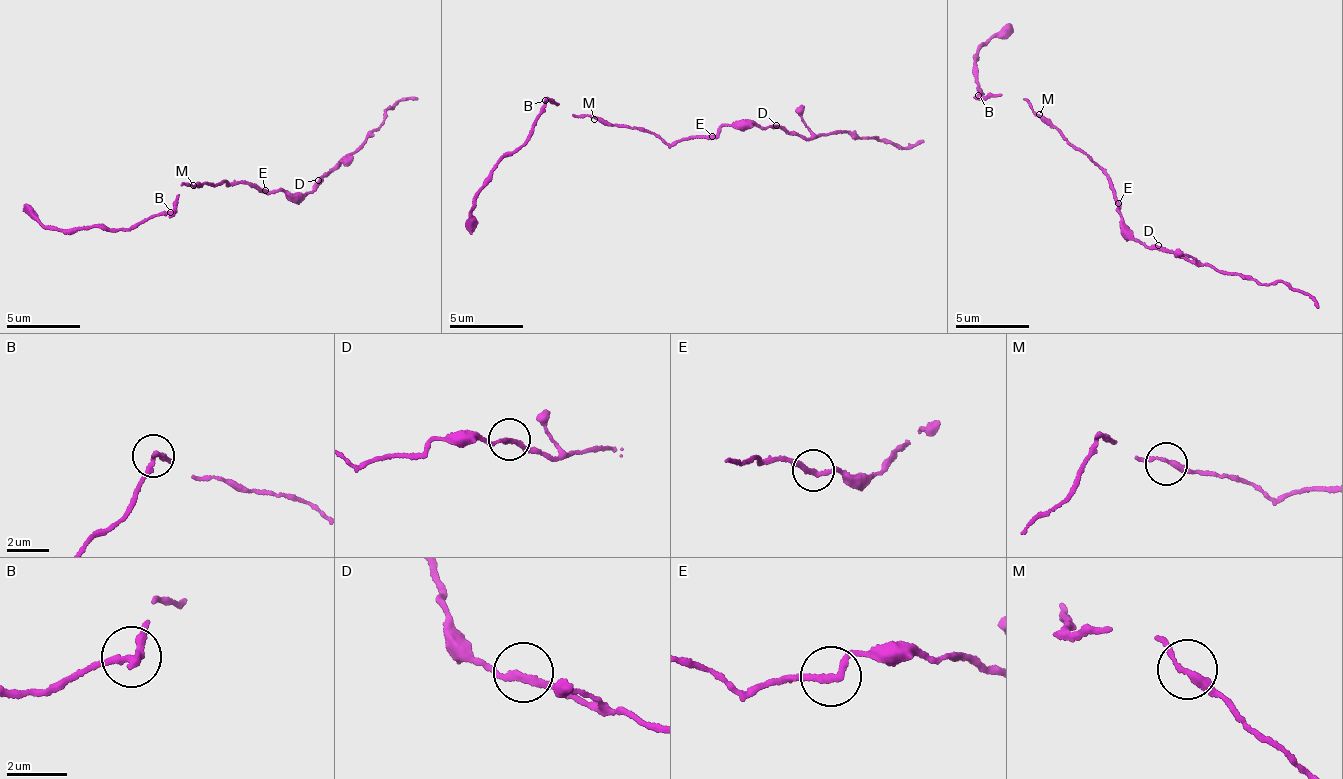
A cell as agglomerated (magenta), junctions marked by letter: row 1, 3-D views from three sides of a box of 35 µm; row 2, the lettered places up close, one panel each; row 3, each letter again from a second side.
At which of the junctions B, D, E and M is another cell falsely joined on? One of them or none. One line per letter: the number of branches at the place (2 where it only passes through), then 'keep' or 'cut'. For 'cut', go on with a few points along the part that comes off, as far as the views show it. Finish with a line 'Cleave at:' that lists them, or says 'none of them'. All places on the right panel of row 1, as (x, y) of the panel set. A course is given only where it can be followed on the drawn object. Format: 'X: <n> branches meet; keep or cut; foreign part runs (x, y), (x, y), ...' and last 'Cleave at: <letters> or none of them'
B: 2 branches meet; cut; foreign part runs (980, 96), (971, 74), (982, 43), (1014, 32)
D: 2 branches meet; keep
E: 2 branches meet; keep
M: 2 branches meet; keep
Cleave at: B

